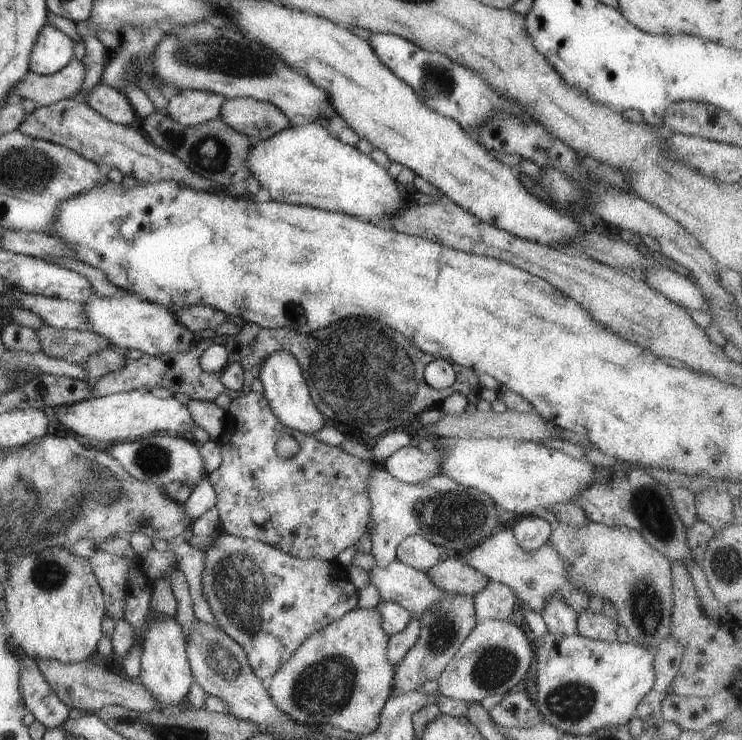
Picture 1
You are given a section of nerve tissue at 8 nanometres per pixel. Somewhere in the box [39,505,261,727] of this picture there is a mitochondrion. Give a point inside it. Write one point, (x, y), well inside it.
(221, 658)

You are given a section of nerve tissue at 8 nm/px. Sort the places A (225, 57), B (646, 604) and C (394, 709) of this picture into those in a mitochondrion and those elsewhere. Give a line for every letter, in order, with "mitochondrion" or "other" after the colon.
A: mitochondrion
B: mitochondrion
C: other

